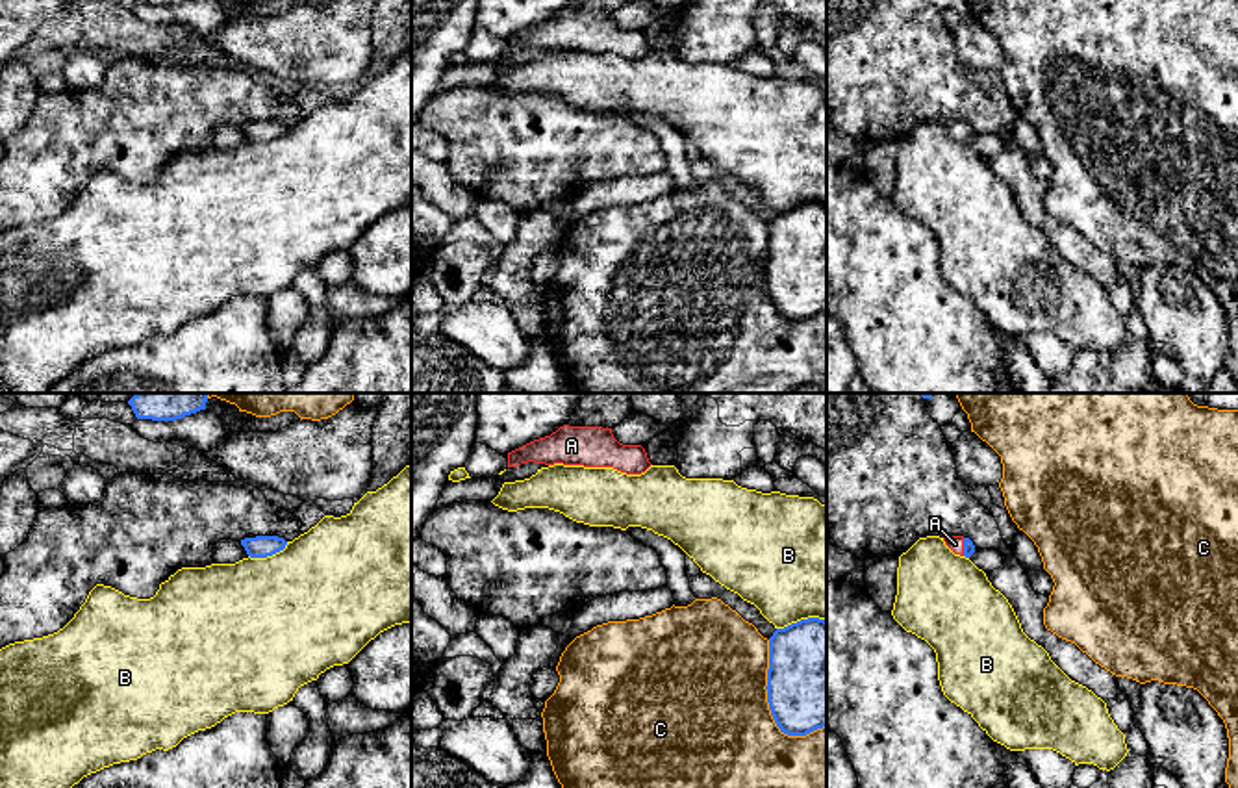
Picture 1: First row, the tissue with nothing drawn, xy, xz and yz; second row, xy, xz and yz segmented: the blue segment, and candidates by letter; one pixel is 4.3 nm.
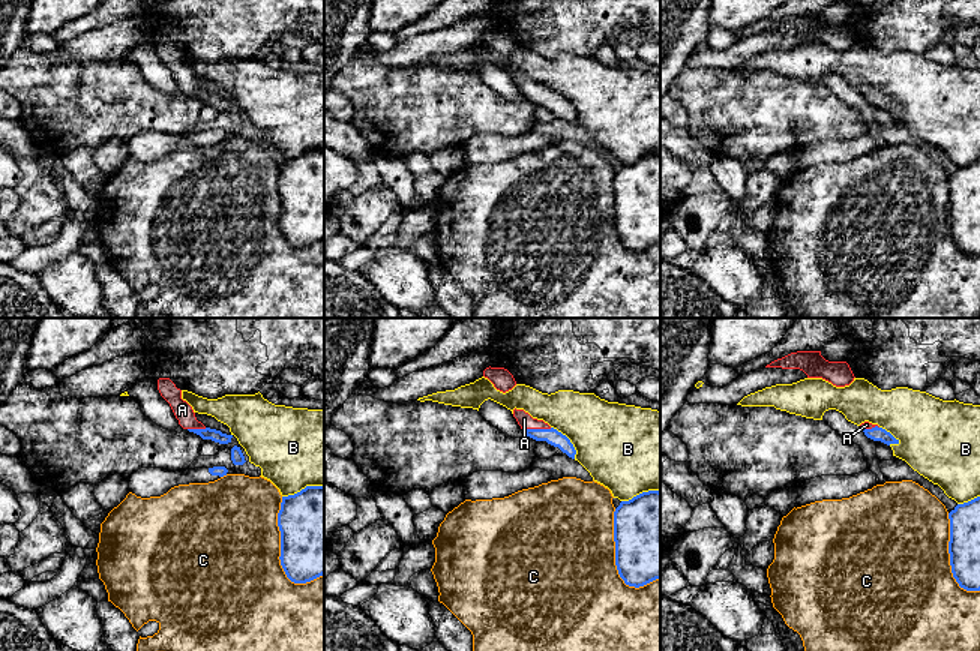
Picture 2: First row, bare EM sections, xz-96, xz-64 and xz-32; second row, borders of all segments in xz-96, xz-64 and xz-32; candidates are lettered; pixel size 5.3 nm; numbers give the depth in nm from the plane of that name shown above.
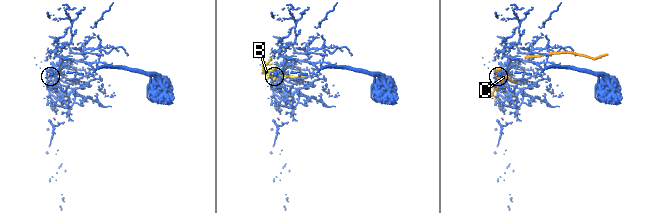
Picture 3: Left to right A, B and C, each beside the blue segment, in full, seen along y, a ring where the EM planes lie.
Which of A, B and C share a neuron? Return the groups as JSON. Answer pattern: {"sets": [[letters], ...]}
{"sets": [["A"], ["B"], ["C"]]}

